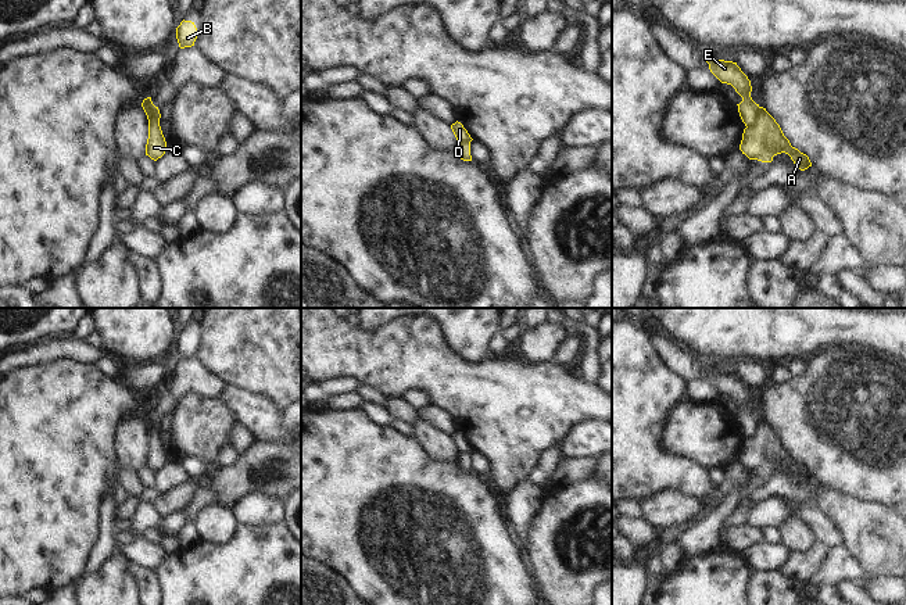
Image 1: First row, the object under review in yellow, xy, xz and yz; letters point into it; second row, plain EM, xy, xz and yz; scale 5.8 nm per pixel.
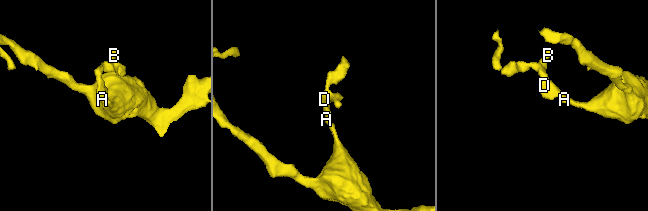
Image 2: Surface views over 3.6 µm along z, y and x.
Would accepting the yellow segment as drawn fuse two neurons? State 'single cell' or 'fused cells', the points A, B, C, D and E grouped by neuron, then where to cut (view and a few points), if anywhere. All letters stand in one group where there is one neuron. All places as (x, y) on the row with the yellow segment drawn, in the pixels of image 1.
fused cells; groups A C / B D E; cut yz (759, 107), (756, 122), (747, 128)

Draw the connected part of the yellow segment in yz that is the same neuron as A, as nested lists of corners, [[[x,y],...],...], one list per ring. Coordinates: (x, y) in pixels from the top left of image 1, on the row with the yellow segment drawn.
[[[759,107],[756,125],[744,129],[740,150],[749,160],[762,162],[771,162],[774,155],[785,153],[801,171],[812,167],[809,157],[791,146],[780,125],[763,107]]]

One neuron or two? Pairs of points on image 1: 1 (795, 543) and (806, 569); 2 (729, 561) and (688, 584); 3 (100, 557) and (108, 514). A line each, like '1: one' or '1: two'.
1: two
2: one
3: one

